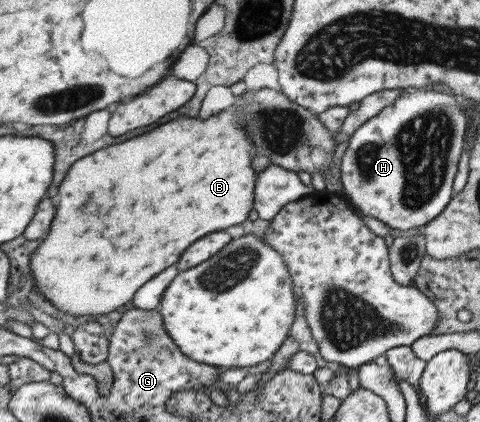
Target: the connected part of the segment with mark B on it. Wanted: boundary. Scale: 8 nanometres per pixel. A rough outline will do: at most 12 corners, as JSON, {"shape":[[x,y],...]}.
{"shape":[[235,104],[76,159],[29,256],[69,315],[245,221]]}

